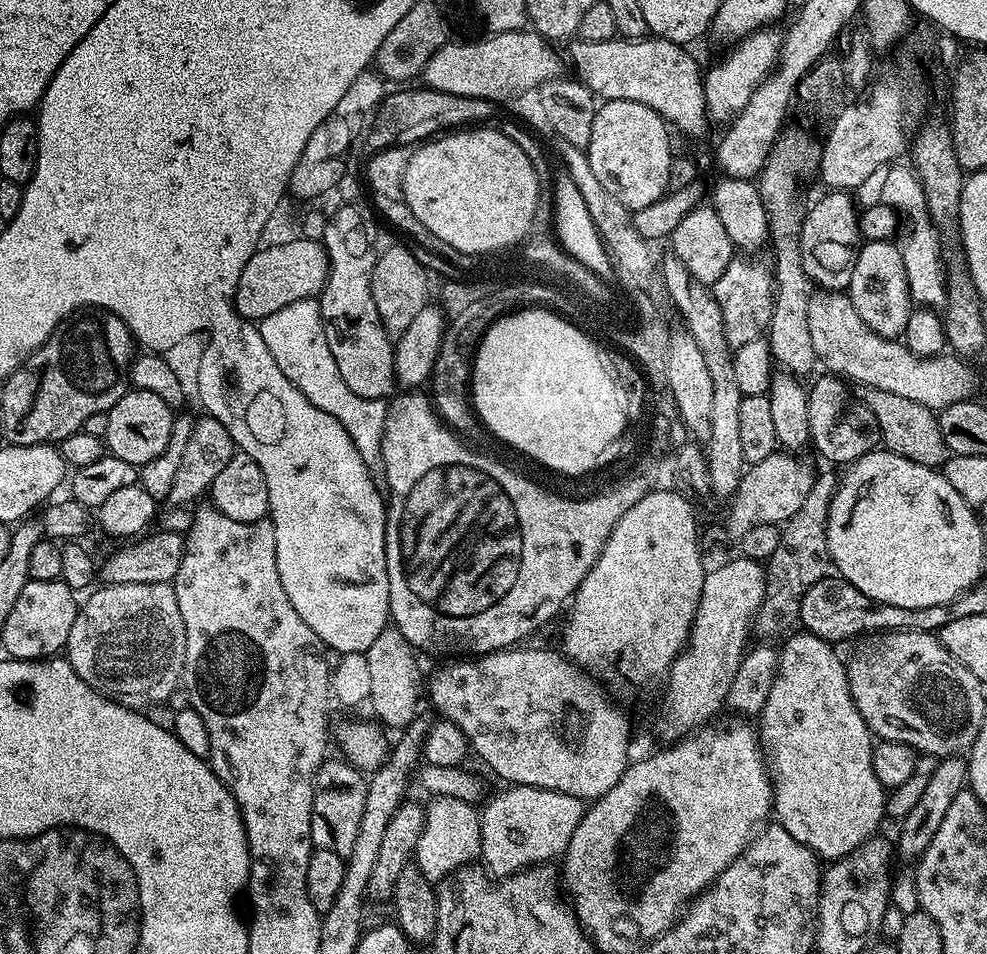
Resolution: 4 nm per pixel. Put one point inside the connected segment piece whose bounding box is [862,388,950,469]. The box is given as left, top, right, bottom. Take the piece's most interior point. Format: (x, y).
(907, 428)

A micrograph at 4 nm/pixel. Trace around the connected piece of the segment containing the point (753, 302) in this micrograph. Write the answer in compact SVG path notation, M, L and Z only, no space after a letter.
M737 255L722 270L722 278L710 285L712 297L720 307L720 321L724 324L724 337L729 346L741 348L746 342L761 339L767 333L772 321L774 303L774 276L764 264L750 259L747 255Z

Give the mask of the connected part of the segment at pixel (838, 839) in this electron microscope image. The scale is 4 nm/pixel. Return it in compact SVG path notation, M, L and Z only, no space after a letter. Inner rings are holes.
M796 630L788 638L789 640L785 642L784 648L779 649L780 661L774 678L774 686L770 686L770 694L758 713L760 746L766 757L766 763L772 778L772 806L775 819L780 827L786 830L786 834L798 838L798 842L802 842L802 846L806 846L811 852L815 852L821 861L831 862L840 860L846 854L850 854L858 846L862 846L862 842L872 839L881 831L880 823L886 820L886 790L874 774L874 762L872 761L874 737L872 731L866 726L866 722L848 689L848 670L845 661L843 659L840 661L840 656L836 653L837 649L833 645L814 634Z

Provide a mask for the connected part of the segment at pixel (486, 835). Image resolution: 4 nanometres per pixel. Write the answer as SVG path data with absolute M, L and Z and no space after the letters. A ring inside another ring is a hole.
M517 784L505 787L505 792L500 792L488 805L483 805L480 812L480 829L482 830L482 842L480 843L479 859L493 872L493 877L503 878L512 876L516 872L523 872L526 868L534 868L538 864L547 864L563 857L568 849L570 838L582 822L586 811L585 801L577 796L562 794L558 790L549 788L535 788L529 784Z

